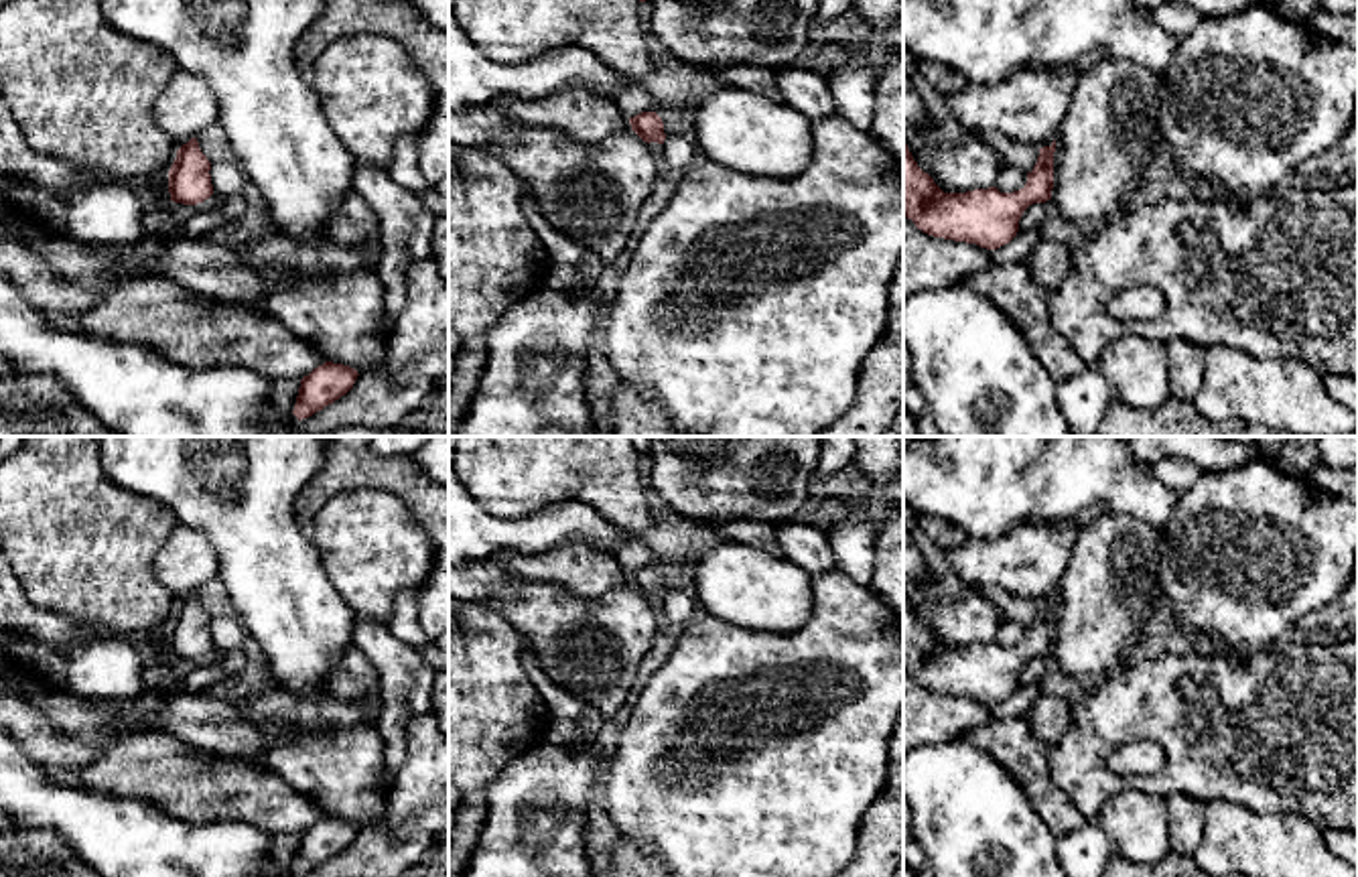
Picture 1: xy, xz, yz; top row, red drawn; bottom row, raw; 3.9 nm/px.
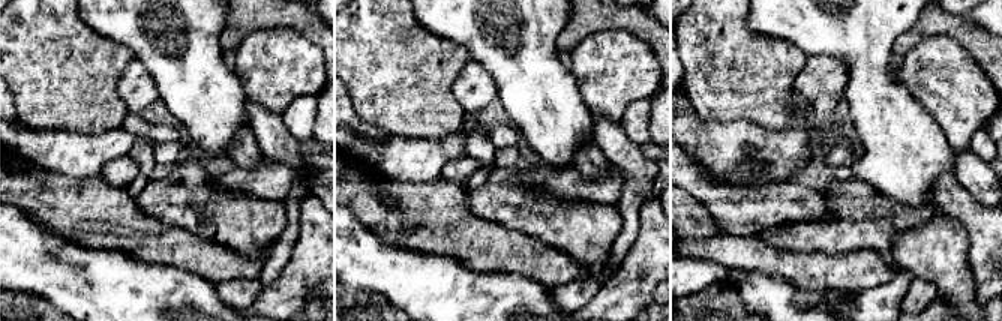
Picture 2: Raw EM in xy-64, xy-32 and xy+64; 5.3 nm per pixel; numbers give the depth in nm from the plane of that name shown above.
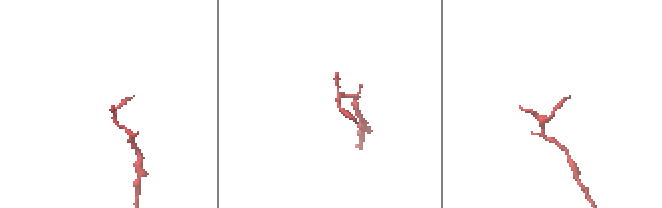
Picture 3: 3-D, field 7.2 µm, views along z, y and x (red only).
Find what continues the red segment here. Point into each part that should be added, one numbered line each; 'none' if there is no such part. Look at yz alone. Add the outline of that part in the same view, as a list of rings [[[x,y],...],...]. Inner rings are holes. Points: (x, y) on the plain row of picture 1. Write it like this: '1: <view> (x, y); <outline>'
none

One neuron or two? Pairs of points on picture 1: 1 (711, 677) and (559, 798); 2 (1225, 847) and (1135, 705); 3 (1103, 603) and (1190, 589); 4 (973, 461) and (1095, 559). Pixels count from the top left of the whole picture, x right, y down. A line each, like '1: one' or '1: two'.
1: two
2: two
3: two
4: two

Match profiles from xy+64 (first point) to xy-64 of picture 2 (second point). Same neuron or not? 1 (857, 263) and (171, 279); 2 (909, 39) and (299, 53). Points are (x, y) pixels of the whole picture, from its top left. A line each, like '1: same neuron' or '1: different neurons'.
1: different neurons
2: different neurons

